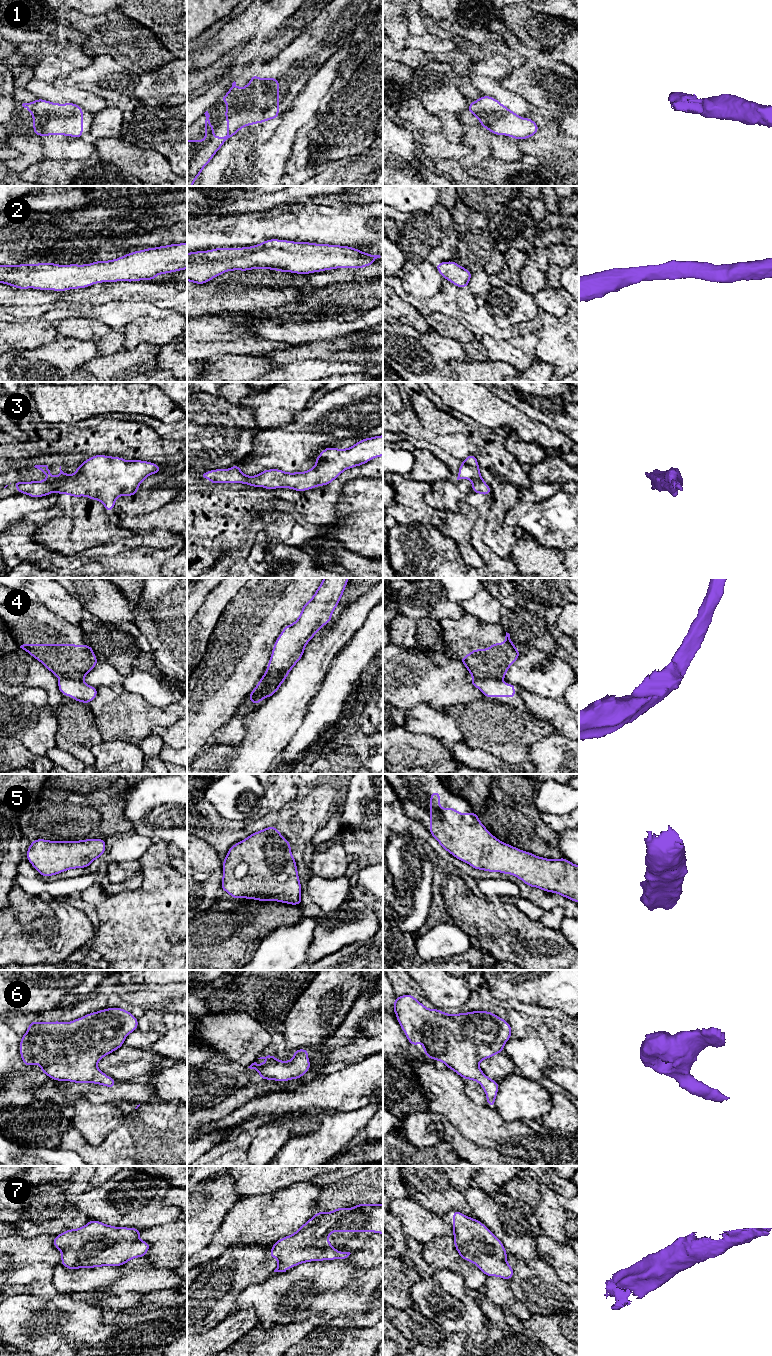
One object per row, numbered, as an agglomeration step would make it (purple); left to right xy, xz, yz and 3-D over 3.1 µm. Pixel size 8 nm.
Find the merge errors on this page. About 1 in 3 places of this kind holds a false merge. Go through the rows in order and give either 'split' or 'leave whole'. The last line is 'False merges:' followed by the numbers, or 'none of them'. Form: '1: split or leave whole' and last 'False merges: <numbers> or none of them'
1: leave whole
2: leave whole
3: leave whole
4: split
5: leave whole
6: leave whole
7: leave whole
False merges: 4

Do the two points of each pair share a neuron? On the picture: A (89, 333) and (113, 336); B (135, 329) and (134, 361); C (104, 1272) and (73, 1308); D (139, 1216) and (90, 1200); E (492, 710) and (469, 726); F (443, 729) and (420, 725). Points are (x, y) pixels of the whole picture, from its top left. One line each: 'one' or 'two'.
A: one
B: two
C: two
D: one
E: one
F: one

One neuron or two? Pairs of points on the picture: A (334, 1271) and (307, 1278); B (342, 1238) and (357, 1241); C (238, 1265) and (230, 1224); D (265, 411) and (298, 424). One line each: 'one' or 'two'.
A: one
B: one
C: two
D: two

